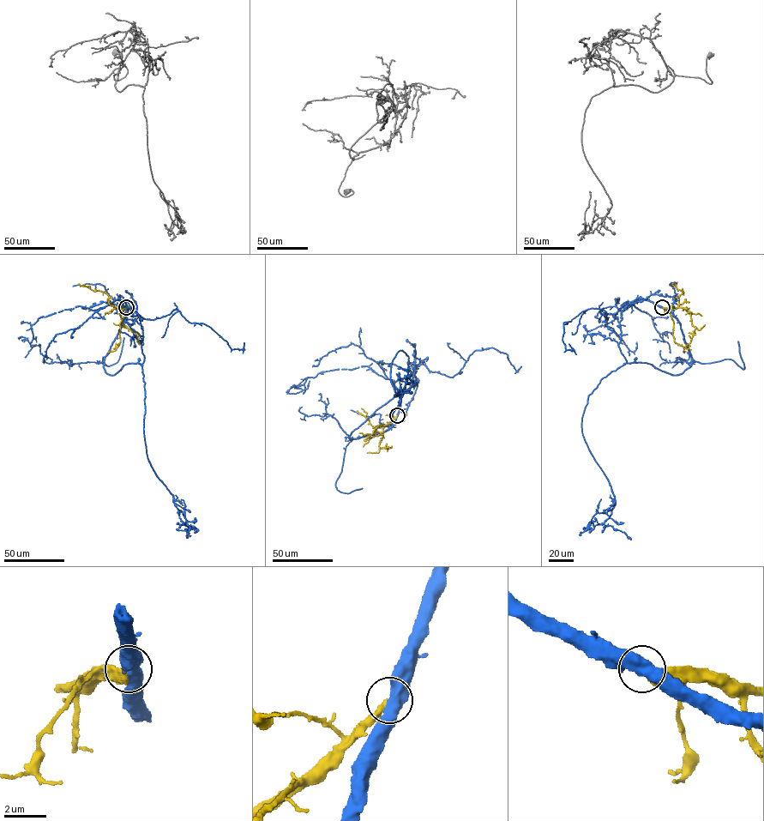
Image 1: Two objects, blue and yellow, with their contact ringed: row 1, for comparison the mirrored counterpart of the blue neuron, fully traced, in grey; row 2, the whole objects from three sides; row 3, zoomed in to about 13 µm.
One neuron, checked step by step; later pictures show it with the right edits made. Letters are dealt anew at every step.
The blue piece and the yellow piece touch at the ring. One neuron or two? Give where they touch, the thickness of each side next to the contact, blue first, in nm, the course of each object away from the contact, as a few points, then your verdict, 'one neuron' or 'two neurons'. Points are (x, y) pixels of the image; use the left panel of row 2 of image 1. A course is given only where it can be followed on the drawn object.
place (126, 307); calibres 550 and 340 nm; course blue (126, 307), (103, 367), (114, 375), (128, 363), (141, 364), (147, 458), (190, 528), (176, 528); course yellow (126, 307), (117, 307), (123, 324), (137, 335), (137, 341), (141, 344); two neurons

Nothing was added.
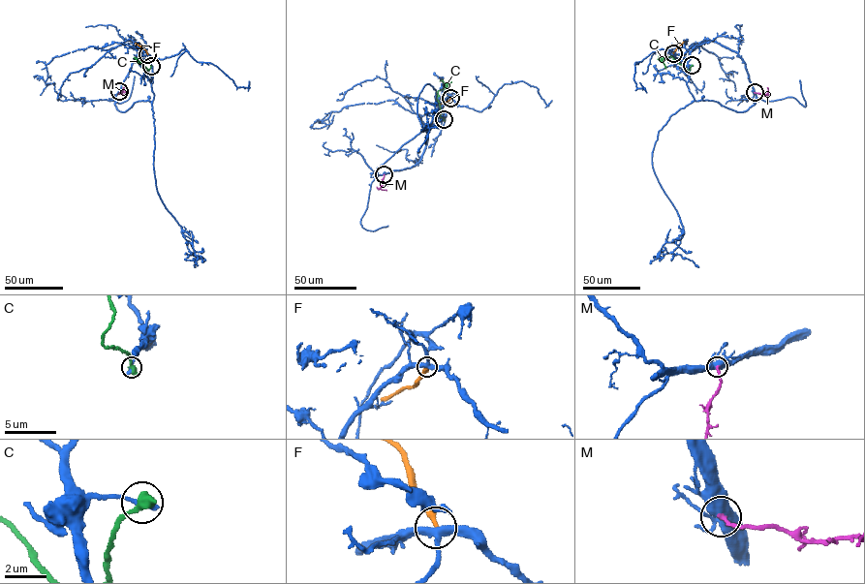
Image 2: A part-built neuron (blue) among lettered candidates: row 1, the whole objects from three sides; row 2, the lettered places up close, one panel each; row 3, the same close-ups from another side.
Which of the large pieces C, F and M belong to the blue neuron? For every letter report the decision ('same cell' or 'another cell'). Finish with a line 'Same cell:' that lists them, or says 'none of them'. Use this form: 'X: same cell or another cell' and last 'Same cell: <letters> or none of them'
C: another cell
F: another cell
M: another cell
Same cell: none of them

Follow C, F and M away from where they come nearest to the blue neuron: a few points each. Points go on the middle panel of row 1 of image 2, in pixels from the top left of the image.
C: (443, 119), (437, 97), (438, 91), (447, 85), (446, 91)
F: (450, 98), (439, 105)
M: (384, 174), (380, 188), (386, 190)

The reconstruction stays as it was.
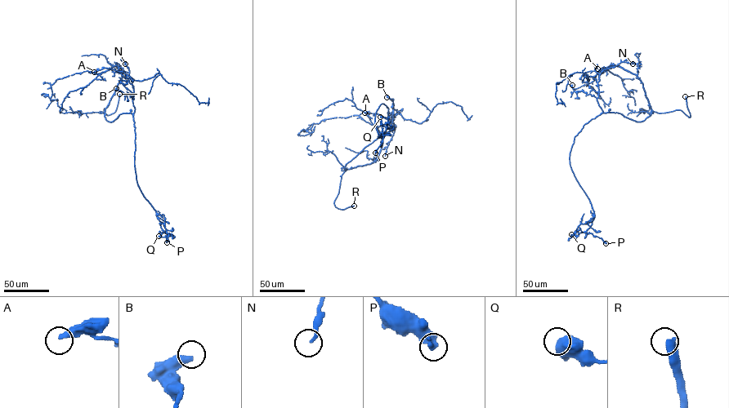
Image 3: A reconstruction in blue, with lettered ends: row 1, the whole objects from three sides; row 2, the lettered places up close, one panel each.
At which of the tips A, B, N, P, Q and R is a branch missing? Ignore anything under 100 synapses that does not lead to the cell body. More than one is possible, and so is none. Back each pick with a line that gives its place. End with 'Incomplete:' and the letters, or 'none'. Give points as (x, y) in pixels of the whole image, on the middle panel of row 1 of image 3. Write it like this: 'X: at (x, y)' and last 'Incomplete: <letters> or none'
R: at (354, 206)
Incomplete: R

